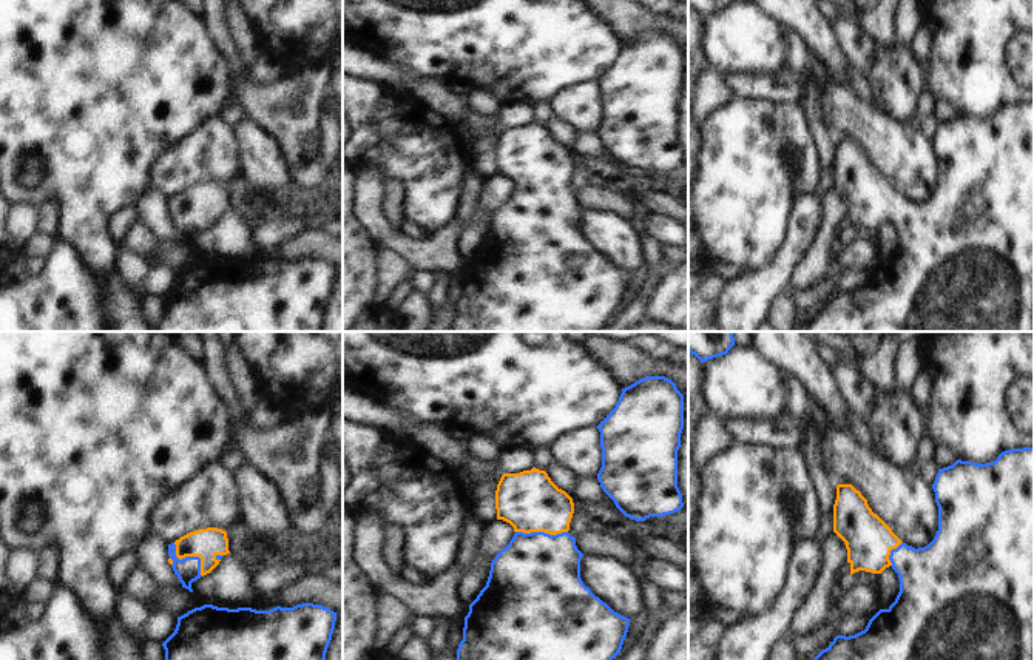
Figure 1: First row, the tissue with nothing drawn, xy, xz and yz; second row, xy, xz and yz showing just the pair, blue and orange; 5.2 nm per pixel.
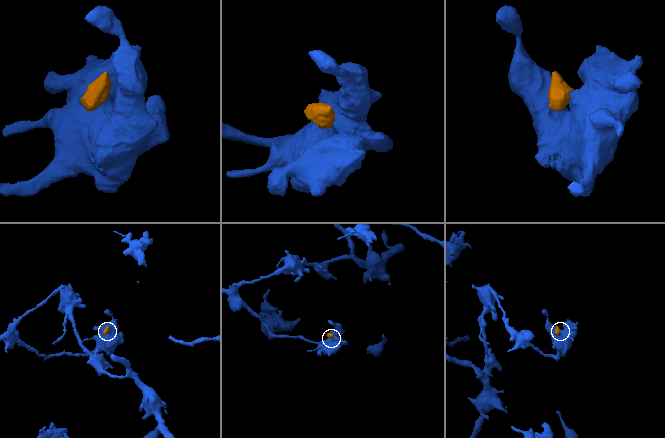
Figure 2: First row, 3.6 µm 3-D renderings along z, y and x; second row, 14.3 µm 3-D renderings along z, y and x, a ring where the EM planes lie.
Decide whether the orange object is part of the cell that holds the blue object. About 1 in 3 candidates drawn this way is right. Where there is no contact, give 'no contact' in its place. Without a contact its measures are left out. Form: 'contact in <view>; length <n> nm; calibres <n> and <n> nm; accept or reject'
contact in xy; length 240 nm; calibres 130 and 160 nm; accept

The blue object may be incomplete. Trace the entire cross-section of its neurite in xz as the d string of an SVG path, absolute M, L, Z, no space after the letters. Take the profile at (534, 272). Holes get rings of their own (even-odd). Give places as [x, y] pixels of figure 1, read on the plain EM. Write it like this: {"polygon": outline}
{"polygon": "M532 122L502 130L495 163L497 174L509 177L515 188L492 214L486 241L469 259L451 332L602 332L622 304L630 273L614 267L580 233L583 208L568 188L574 168L573 153L545 125Z"}

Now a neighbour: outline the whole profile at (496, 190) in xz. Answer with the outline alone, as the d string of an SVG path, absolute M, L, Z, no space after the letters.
M503 174L485 177L483 188L477 200L477 210L485 213L485 222L488 227L491 225L491 217L495 210L509 199L514 188L514 182Z

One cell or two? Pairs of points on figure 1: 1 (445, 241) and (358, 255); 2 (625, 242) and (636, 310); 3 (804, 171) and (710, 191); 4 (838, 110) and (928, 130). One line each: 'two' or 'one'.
1: two
2: two
3: one
4: two

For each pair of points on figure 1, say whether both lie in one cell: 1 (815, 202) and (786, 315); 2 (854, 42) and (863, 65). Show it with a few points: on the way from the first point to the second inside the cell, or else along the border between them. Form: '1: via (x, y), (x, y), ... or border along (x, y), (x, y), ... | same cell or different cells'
1: border along (789, 289), (772, 303), (767, 315) | different cells
2: via (858, 48), (861, 59) | same cell

